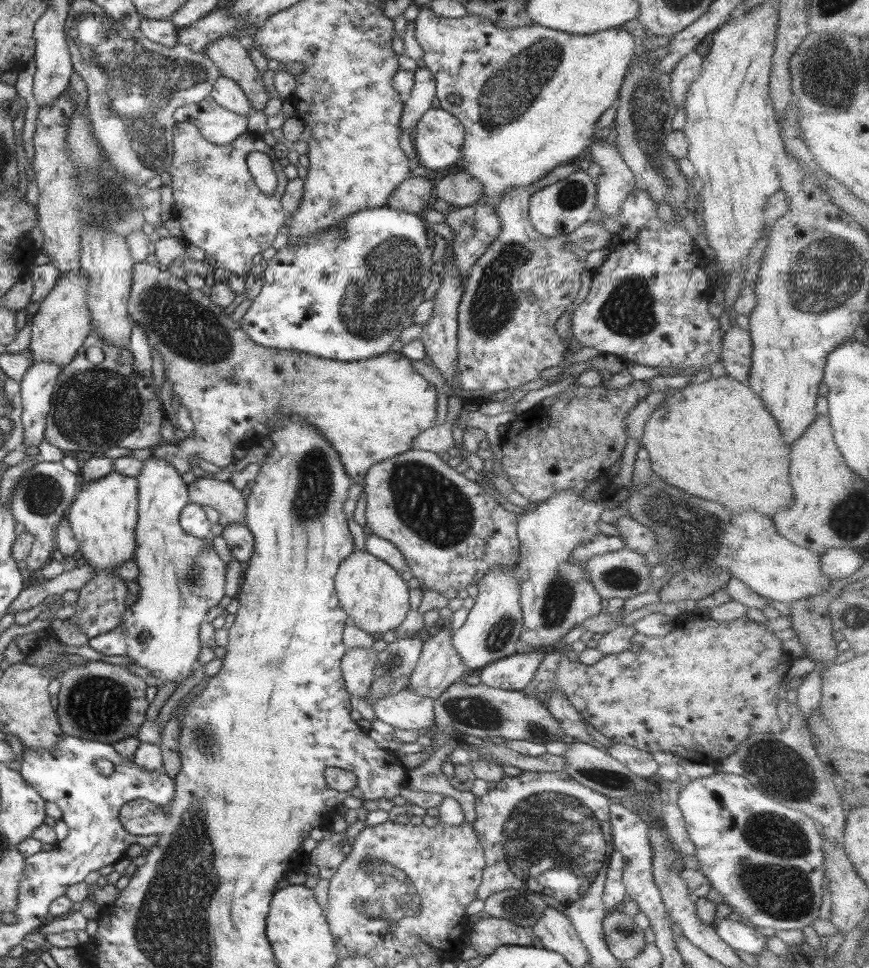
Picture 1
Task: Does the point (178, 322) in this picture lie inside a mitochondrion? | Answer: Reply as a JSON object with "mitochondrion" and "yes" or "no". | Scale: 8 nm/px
{"mitochondrion":"yes"}

